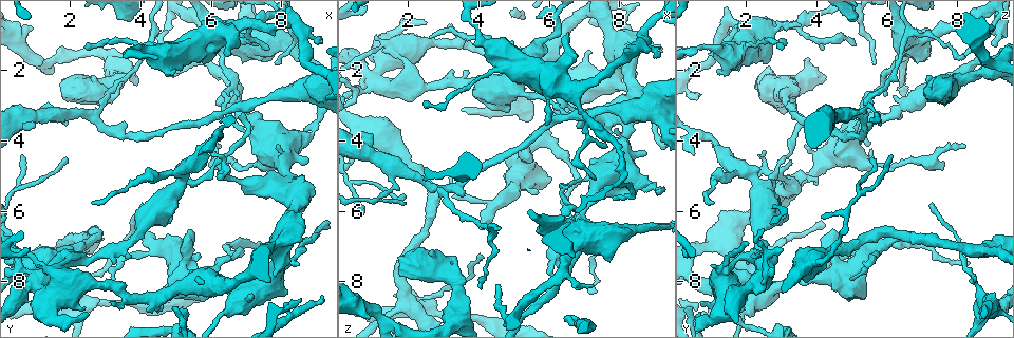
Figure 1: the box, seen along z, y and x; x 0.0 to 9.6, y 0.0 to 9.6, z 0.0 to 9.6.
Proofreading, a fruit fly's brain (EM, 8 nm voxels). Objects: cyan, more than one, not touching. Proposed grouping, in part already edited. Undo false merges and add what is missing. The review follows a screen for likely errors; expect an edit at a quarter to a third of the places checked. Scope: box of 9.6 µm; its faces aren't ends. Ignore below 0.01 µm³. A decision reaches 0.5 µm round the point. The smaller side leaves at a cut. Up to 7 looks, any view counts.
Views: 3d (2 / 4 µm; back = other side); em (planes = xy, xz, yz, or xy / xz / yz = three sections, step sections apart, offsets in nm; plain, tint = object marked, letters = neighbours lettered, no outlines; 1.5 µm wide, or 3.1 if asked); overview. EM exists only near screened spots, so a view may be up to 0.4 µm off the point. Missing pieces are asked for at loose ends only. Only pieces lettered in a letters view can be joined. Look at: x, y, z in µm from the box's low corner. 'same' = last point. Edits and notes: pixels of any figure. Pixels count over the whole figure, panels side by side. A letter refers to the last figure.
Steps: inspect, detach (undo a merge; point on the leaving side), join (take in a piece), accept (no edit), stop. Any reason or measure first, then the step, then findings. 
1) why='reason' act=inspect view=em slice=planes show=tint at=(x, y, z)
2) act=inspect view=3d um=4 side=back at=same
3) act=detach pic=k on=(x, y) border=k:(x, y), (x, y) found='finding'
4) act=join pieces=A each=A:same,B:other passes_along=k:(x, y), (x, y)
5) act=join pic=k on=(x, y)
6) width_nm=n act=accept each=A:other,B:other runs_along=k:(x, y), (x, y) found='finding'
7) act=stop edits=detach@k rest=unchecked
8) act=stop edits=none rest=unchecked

why='sudden change in width' act=inspect view=em slice=xz step=8 show=tint at=(6.60, 4.60, 6.50)

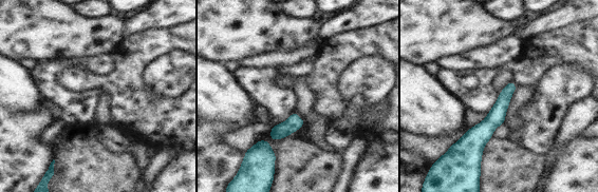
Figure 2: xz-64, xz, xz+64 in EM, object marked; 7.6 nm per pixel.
act=inspect view=em slice=planes show=letters at=same

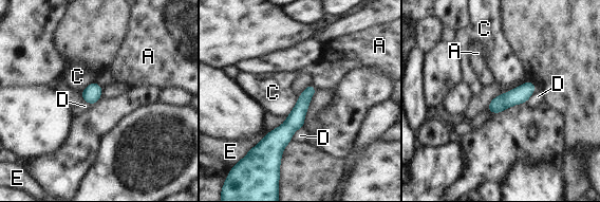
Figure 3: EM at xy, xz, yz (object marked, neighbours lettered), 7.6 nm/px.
width_nm=130 act=accept each=A:other,C:other,D:other,E:other border=3:(297, 97), (297, 104), (285, 117) found='one neuron here'

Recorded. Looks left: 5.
why='an open end' act=inspect view=3d um=2 side=back at=(9.20, 1.20, 1.60)

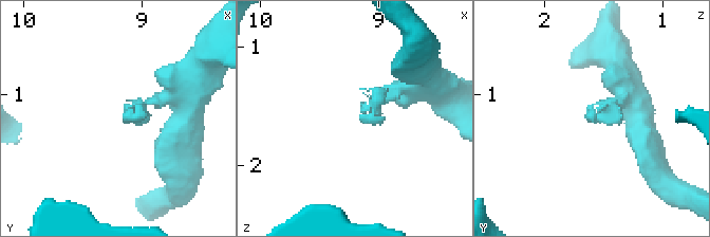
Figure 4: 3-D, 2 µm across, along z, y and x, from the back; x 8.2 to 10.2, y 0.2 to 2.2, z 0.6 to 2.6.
act=inspect view=em slice=xy step=8 show=letters at=(9.12, 1.22, 1.62)

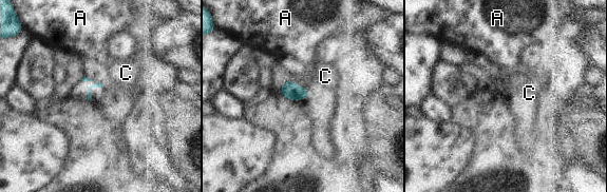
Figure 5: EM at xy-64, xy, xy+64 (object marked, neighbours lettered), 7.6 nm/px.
longest_contact=C:130nm act=join pieces=C each=A:other,C:same passes_along=5:(287, 90), (300, 84), (325, 76) found='the neuron continues'

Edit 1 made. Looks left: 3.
why='abrupt turn' act=inspect view=em slice=xz step=8 show=letters at=(3.75, 1.30, 0.55)

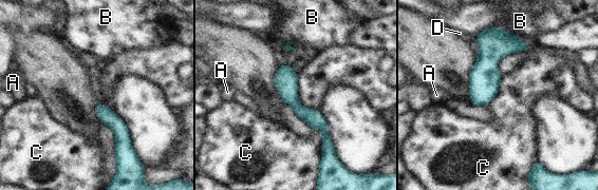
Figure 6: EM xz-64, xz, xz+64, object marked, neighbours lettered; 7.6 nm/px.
act=accept each=A:other,B:other,C:other,D:other border=6:(297, 75), (298, 101), (317, 110) found='one neuron here'

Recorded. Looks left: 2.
act=stop edits=join@5 rest=unchecked

